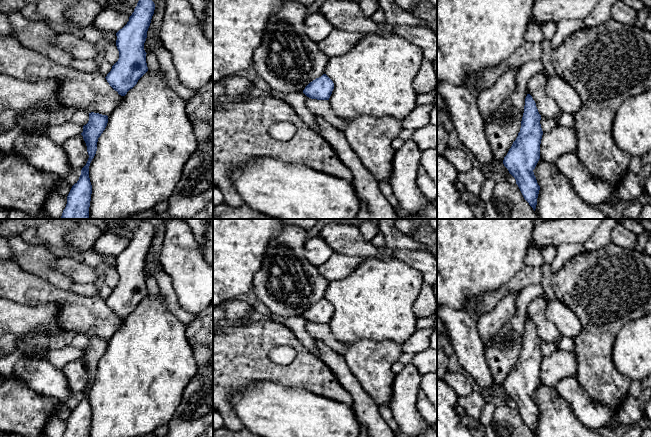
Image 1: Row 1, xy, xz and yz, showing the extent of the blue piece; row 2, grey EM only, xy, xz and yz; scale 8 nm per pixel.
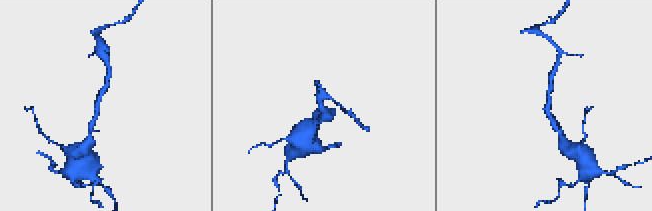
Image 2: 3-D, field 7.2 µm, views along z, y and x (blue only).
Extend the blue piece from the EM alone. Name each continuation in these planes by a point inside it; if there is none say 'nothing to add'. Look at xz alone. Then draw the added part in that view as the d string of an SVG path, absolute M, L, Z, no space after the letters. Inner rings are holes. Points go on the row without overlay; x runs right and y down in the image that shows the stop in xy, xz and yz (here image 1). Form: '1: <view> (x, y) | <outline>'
nothing to add

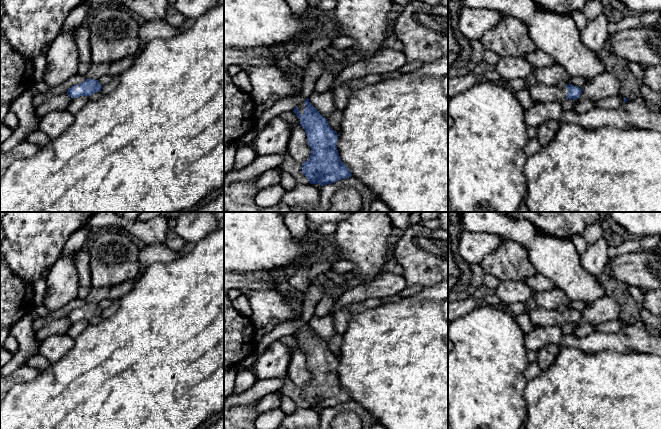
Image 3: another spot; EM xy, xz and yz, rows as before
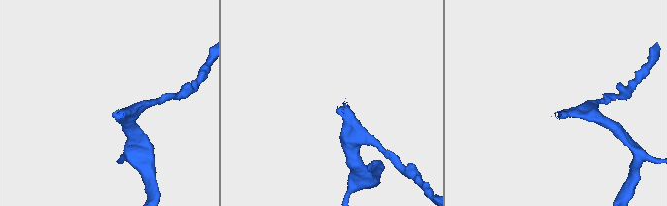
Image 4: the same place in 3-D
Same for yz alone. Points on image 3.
1: yz (539, 317) | M537 307L530 311L529 318L533 326L546 327L558 326L562 327L567 322L568 313L556 310L548 310Z

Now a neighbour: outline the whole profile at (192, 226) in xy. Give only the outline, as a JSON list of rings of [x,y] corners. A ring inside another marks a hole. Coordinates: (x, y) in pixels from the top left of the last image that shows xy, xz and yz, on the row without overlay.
[[[179,212],[173,231],[186,242],[197,243],[217,229],[214,212]]]

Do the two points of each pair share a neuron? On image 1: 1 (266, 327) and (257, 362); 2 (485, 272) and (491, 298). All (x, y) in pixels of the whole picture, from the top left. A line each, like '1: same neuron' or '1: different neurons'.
1: same neuron
2: different neurons

